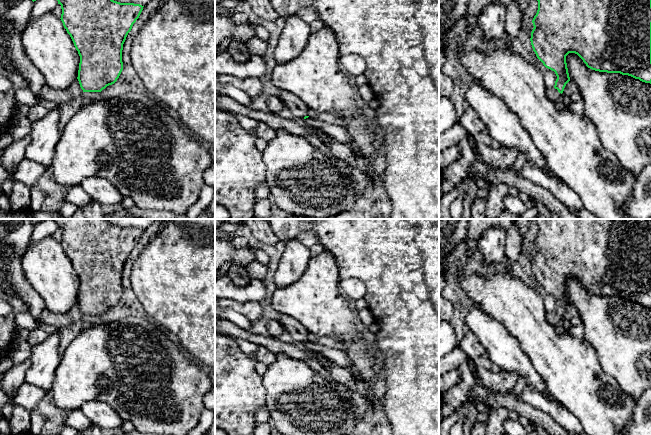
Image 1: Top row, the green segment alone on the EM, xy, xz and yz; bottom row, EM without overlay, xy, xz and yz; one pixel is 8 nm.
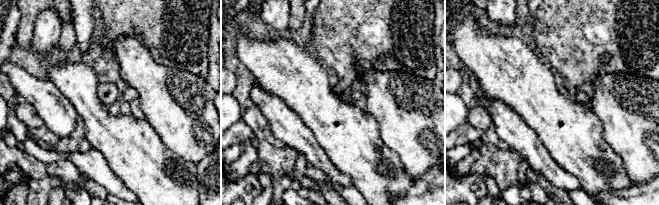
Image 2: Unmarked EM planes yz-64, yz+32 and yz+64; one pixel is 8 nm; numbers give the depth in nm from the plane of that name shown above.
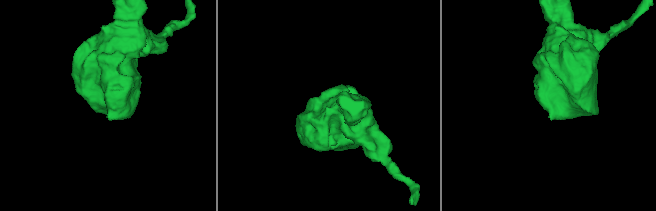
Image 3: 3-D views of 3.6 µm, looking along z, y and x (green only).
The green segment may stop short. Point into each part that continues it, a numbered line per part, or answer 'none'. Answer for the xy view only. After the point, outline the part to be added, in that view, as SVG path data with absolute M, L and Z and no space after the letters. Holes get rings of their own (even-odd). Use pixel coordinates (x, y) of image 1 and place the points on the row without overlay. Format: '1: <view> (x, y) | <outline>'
none

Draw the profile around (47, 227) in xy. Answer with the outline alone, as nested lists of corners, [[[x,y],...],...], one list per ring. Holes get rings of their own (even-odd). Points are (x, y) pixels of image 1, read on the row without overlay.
[[[43,219],[34,225],[31,241],[38,242],[46,237],[53,236],[57,229],[58,225],[53,219]]]

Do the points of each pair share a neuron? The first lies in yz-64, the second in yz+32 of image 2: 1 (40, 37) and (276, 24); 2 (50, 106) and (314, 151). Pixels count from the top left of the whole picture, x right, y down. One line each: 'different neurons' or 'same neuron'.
1: same neuron
2: same neuron

